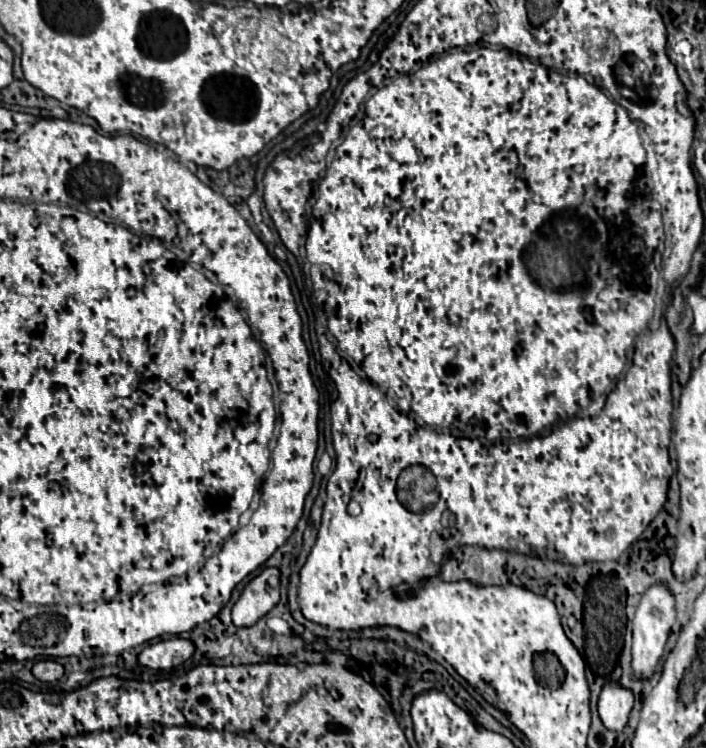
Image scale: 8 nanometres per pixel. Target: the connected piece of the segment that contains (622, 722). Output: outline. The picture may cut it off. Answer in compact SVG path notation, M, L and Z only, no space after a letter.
M607 680L597 700L597 712L603 726L607 726L607 730L613 730L613 732L623 730L627 726L633 702L635 702L635 696L629 688L623 688L615 680Z

